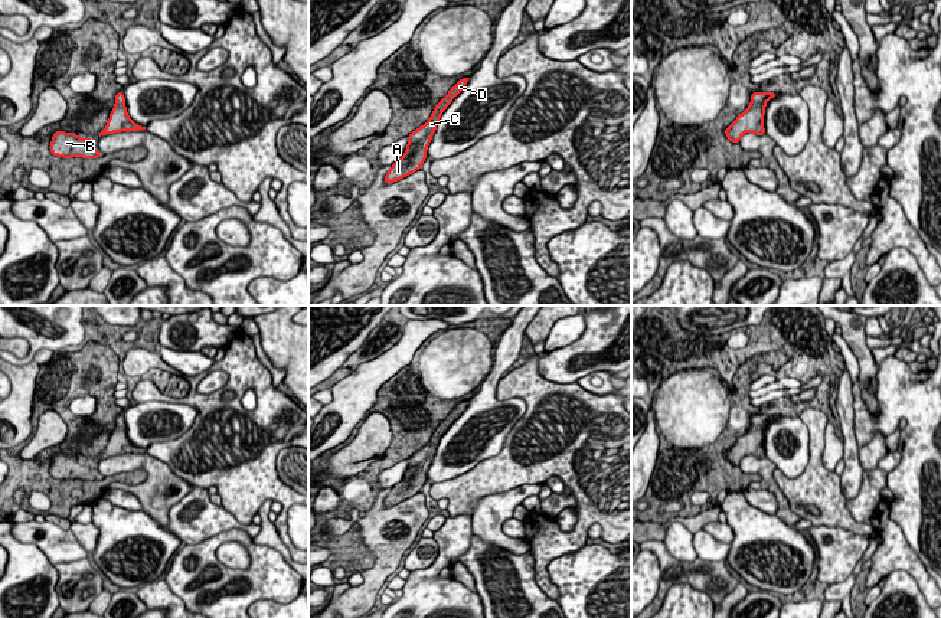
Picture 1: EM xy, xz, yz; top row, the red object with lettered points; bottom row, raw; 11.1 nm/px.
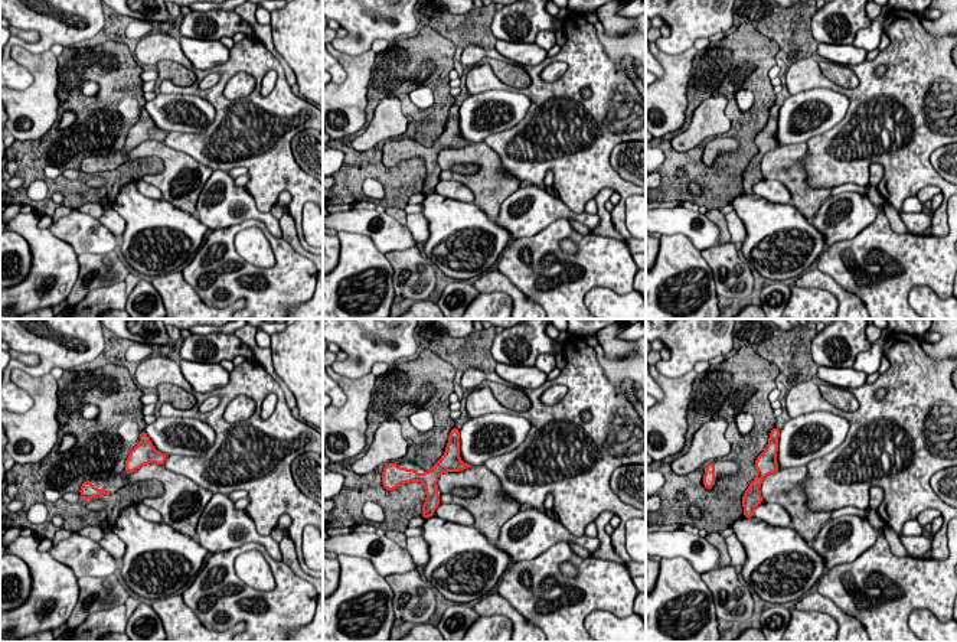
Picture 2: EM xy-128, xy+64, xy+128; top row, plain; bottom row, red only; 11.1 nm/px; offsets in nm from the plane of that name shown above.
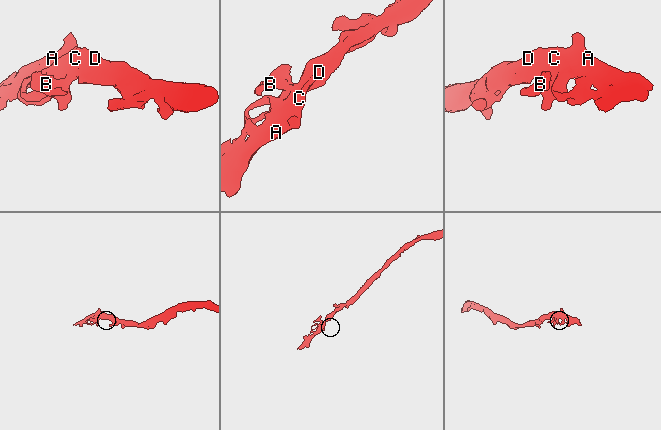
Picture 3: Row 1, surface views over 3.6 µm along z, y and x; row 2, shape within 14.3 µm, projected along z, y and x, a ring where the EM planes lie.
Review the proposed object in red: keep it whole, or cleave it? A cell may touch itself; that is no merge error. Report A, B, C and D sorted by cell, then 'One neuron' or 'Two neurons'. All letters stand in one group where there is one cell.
Groups: A B C D. One neuron

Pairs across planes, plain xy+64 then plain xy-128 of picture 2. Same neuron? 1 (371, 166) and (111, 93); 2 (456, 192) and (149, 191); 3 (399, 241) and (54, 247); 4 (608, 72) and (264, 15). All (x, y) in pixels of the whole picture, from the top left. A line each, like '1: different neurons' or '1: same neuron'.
1: same neuron
2: same neuron
3: different neurons
4: different neurons

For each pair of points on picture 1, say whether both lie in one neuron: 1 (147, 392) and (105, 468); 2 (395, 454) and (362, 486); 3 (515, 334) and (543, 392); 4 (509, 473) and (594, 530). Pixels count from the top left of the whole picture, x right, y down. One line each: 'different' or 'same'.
1: different
2: same
3: different
4: different

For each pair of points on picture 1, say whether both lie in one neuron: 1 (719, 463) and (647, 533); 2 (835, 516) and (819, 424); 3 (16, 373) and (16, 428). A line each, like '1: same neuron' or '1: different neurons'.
1: different neurons
2: same neuron
3: same neuron

